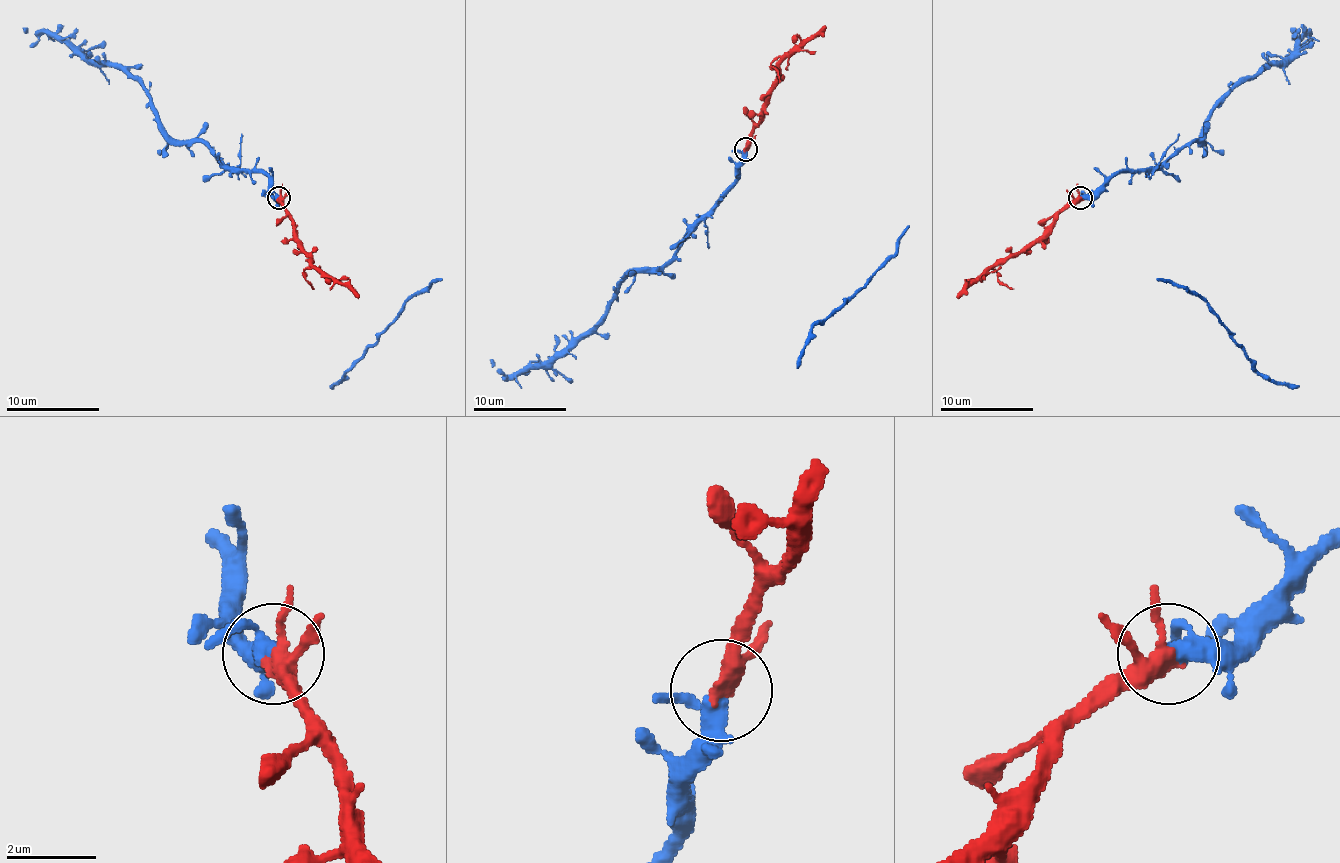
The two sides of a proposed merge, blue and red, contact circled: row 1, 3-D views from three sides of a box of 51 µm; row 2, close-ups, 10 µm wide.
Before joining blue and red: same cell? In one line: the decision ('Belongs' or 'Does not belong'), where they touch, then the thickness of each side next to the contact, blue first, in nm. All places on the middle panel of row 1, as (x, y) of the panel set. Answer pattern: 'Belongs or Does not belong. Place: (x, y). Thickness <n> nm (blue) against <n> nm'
Belongs. Place: (746, 149). Thickness 340 nm (blue) against 280 nm

